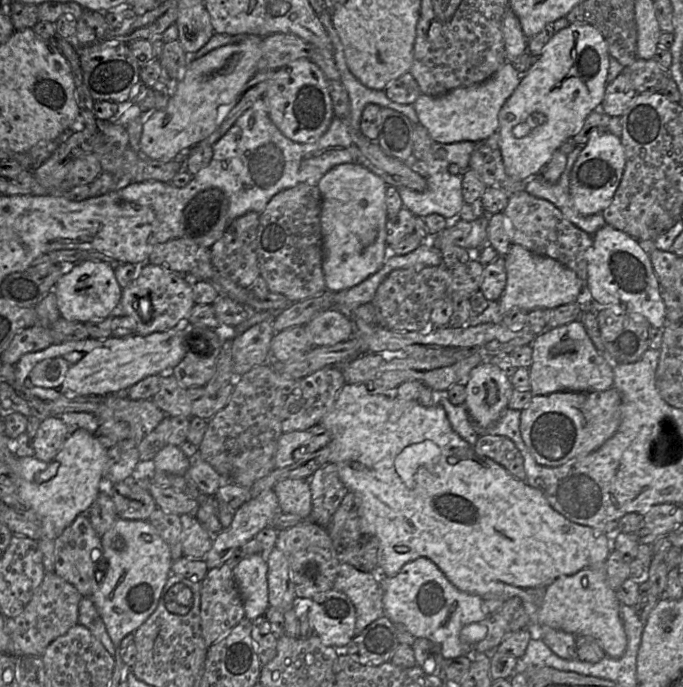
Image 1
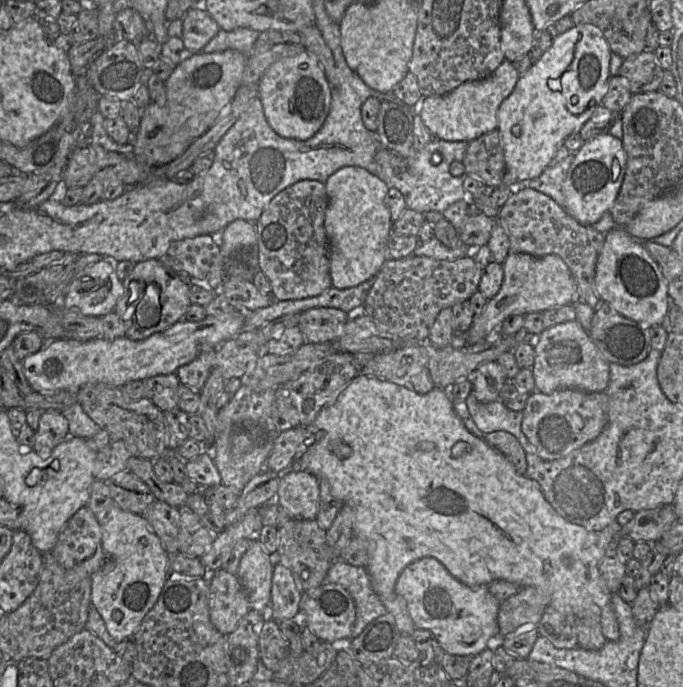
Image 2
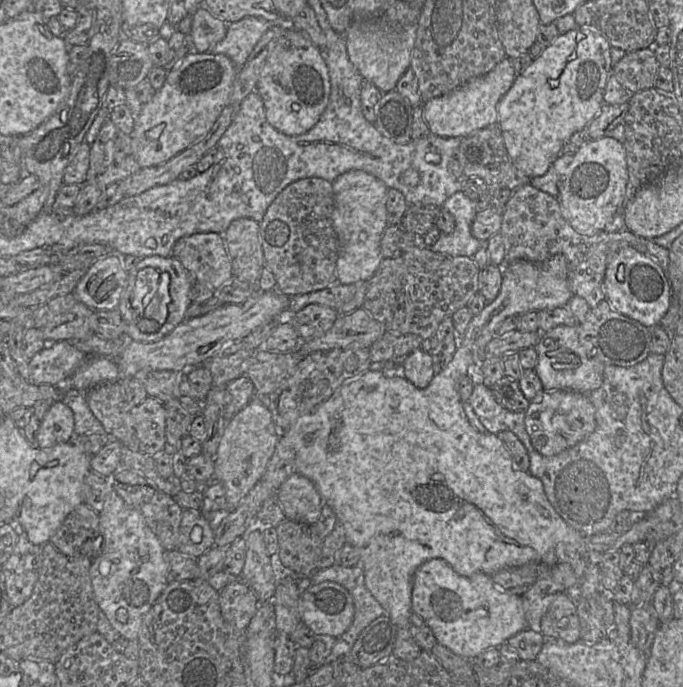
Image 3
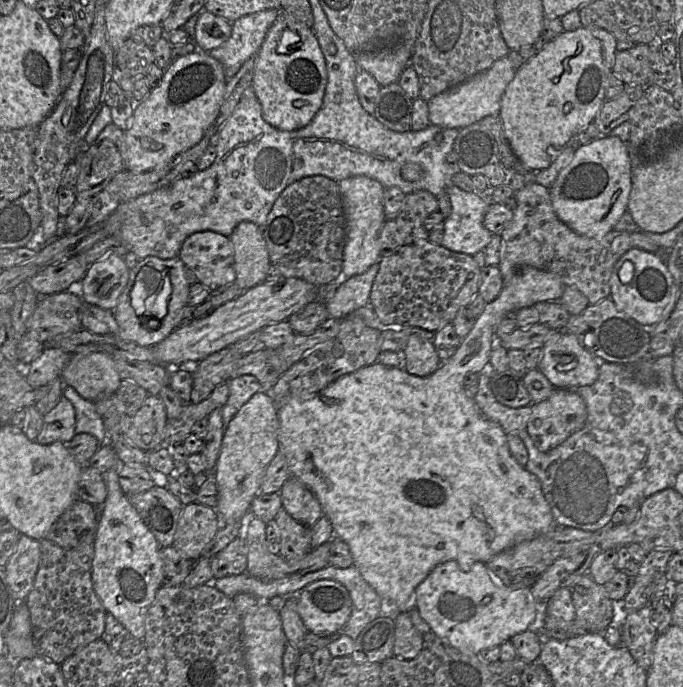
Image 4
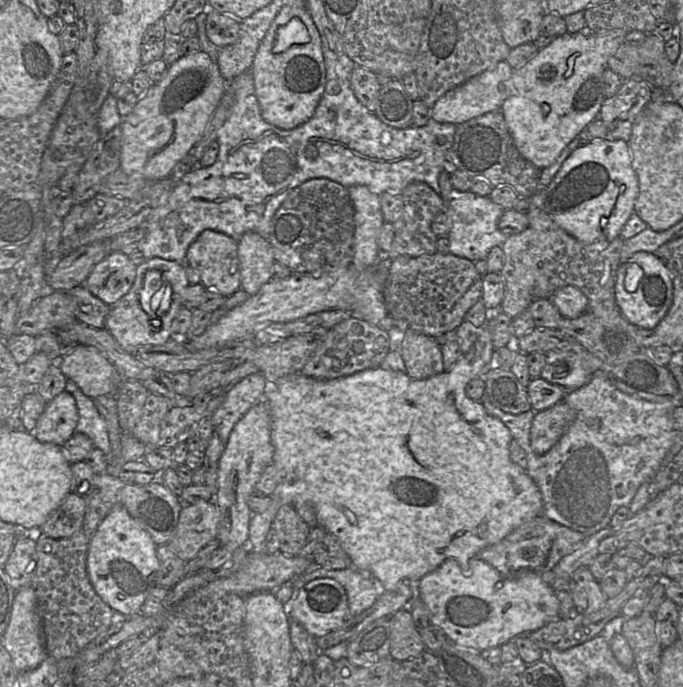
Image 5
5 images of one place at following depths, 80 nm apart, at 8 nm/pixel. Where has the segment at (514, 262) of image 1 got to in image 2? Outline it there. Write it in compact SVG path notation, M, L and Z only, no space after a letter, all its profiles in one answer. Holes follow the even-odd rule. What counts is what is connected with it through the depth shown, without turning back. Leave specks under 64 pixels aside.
M509 252L502 266L502 286L499 292L488 300L481 314L475 316L472 325L464 334L465 344L480 343L489 335L496 334L502 322L512 314L545 312L580 301L576 282L568 266L558 255L536 257L527 253Z

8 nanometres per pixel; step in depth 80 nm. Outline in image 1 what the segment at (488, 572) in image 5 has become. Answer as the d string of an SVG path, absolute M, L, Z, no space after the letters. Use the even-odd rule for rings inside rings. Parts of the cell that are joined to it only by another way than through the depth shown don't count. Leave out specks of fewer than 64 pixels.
M426 557L406 563L392 577L380 577L383 590L384 615L393 624L402 624L415 638L426 638L435 643L445 659L473 655L473 646L486 636L485 627L470 625L487 618L482 610L482 597L457 589Z

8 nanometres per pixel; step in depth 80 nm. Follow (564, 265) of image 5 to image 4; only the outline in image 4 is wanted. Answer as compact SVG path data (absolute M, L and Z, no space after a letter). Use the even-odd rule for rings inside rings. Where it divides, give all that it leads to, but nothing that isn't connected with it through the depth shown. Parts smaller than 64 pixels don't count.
M537 183L516 191L515 200L516 207L513 210L512 220L500 235L501 261L498 267L503 277L503 286L520 268L532 267L555 274L565 286L574 287L585 295L589 304L596 304L605 298L610 298L610 277L614 265L629 249L638 248L663 257L665 255L665 250L652 243L642 231L630 233L612 230L597 238L586 238L577 234L559 220L553 211L549 190Z

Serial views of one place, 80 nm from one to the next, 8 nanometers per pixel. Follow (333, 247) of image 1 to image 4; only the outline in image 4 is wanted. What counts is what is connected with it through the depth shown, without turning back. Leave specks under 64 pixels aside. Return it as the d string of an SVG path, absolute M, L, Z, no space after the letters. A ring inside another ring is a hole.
M354 176L338 182L346 215L346 243L341 275L345 280L365 273L381 256L379 234L386 221L384 214L384 186L368 176Z

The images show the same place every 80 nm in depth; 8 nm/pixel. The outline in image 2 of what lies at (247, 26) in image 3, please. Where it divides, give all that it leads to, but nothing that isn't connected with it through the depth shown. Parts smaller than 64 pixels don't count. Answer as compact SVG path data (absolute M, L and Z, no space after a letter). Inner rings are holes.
M239 27L232 31L220 29L201 51L212 53L235 49L249 56L259 34L260 32L247 27Z

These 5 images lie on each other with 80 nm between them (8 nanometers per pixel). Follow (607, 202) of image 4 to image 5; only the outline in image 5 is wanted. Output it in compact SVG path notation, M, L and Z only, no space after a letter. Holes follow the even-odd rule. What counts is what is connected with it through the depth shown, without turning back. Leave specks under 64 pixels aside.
M594 139L590 143L580 144L563 162L559 171L553 177L552 181L544 187L539 188L537 192L528 197L529 207L534 205L543 210L559 227L584 244L593 244L595 242L611 242L620 236L621 230L632 213L634 213L634 204L639 192L639 183L637 175L632 167L632 156L628 142L620 140Z

